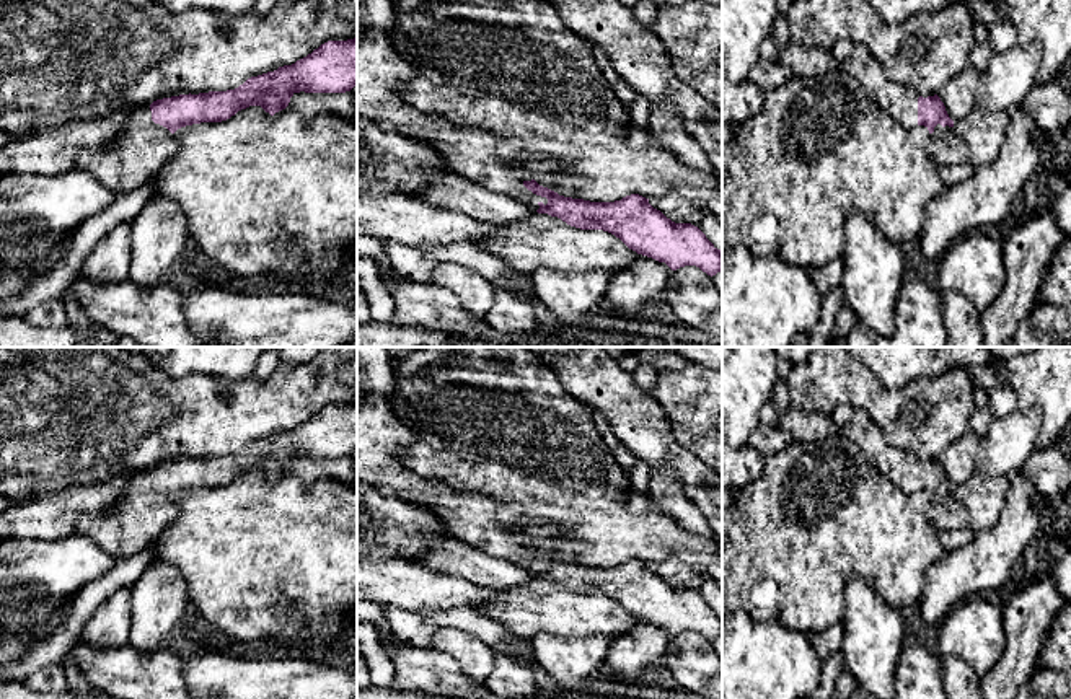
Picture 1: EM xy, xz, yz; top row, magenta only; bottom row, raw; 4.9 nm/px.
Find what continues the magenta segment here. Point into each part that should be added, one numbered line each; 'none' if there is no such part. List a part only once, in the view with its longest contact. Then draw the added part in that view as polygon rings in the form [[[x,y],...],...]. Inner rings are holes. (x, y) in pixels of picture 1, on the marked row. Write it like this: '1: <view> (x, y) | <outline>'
1: xz (471, 153) | [[[357,0],[357,116],[373,121],[385,132],[408,135],[432,147],[443,156],[445,168],[455,176],[527,204],[533,212],[540,209],[540,202],[546,205],[548,199],[533,194],[523,182],[556,173],[559,166],[553,160],[509,165],[497,156],[497,145],[502,140],[497,134],[456,125],[443,116],[422,112],[403,99],[399,86],[416,75],[416,67],[408,64],[391,42],[394,23],[393,0]]]

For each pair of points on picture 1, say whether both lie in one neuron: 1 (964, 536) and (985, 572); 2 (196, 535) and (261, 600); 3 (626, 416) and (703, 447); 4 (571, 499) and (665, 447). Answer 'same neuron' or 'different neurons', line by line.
1: different neurons
2: same neuron
3: different neurons
4: different neurons

